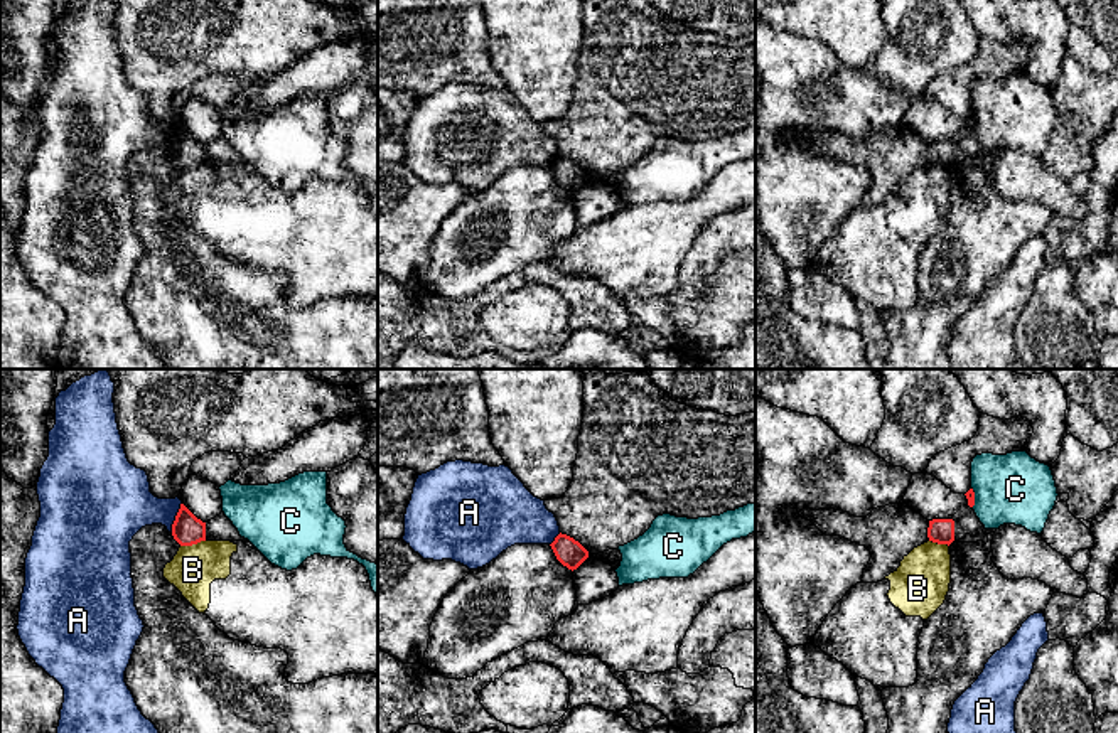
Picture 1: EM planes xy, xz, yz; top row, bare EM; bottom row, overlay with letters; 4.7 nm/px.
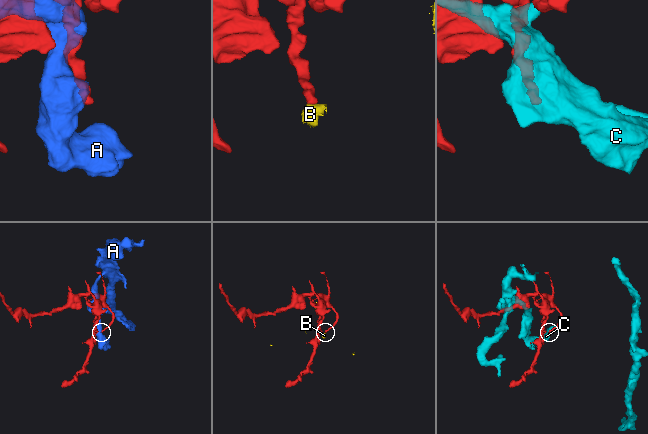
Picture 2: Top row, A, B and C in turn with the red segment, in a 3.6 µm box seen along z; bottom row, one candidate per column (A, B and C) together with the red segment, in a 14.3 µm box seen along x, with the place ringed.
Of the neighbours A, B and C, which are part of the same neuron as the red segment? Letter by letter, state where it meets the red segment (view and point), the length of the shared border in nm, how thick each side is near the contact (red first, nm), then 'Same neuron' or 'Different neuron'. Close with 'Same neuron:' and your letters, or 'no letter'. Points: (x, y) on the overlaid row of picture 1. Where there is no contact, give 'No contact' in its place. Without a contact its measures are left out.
A: Touches red at xy (176, 518). Shared border 150 nm. Thickness 150 nm (red) against 280 nm. Different neuron
B: Touches red at xy (193, 543). Shared border 120 nm. Thickness 150 nm (red) against 220 nm. Different neuron
C: Touches red at yz (973, 497). Shared border 100 nm. Thickness 50 nm (red) against 340 nm. Different neuron
Same neuron: no letter

